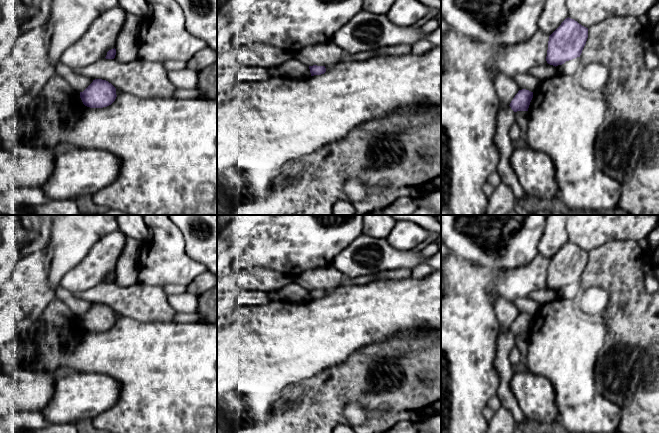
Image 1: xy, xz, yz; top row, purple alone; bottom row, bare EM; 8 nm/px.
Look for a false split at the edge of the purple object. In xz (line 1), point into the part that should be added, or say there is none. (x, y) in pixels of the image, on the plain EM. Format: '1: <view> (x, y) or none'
1: none

